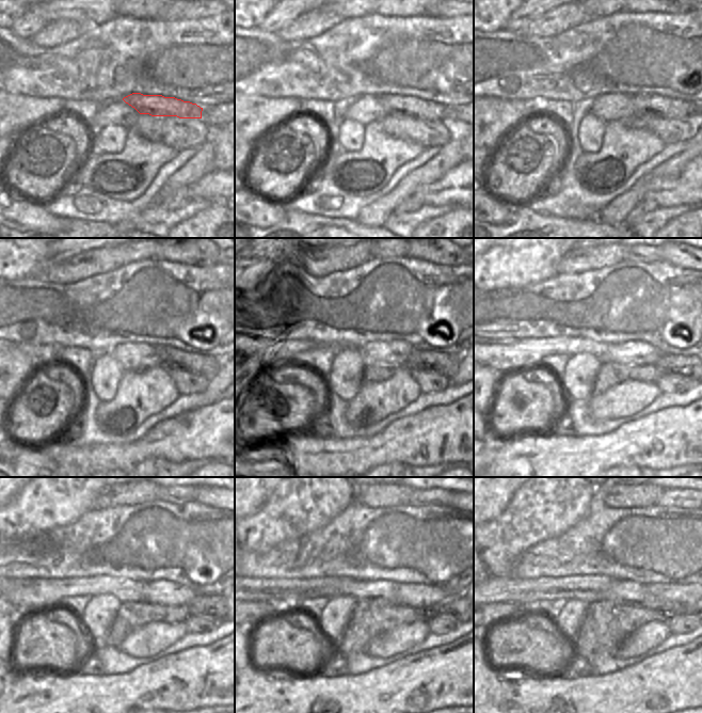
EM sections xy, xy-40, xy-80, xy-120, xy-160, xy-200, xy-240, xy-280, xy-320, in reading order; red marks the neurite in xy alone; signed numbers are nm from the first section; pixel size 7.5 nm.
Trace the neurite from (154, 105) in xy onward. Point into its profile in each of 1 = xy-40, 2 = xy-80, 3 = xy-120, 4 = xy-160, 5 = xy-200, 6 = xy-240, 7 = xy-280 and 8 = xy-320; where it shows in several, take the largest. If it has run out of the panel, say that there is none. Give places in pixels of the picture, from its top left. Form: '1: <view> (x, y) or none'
1: xy-40 (397, 105)
2: xy-80 (663, 107)
3: xy-120 (204, 364)
4: xy-160 (446, 365)
5: xy-200 (689, 366)
6: xy-240 (209, 606)
7: xy-280 (451, 605)
8: xy-320 (690, 609)

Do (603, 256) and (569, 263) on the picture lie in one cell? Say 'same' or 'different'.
same

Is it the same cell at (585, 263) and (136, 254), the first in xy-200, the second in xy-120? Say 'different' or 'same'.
different

